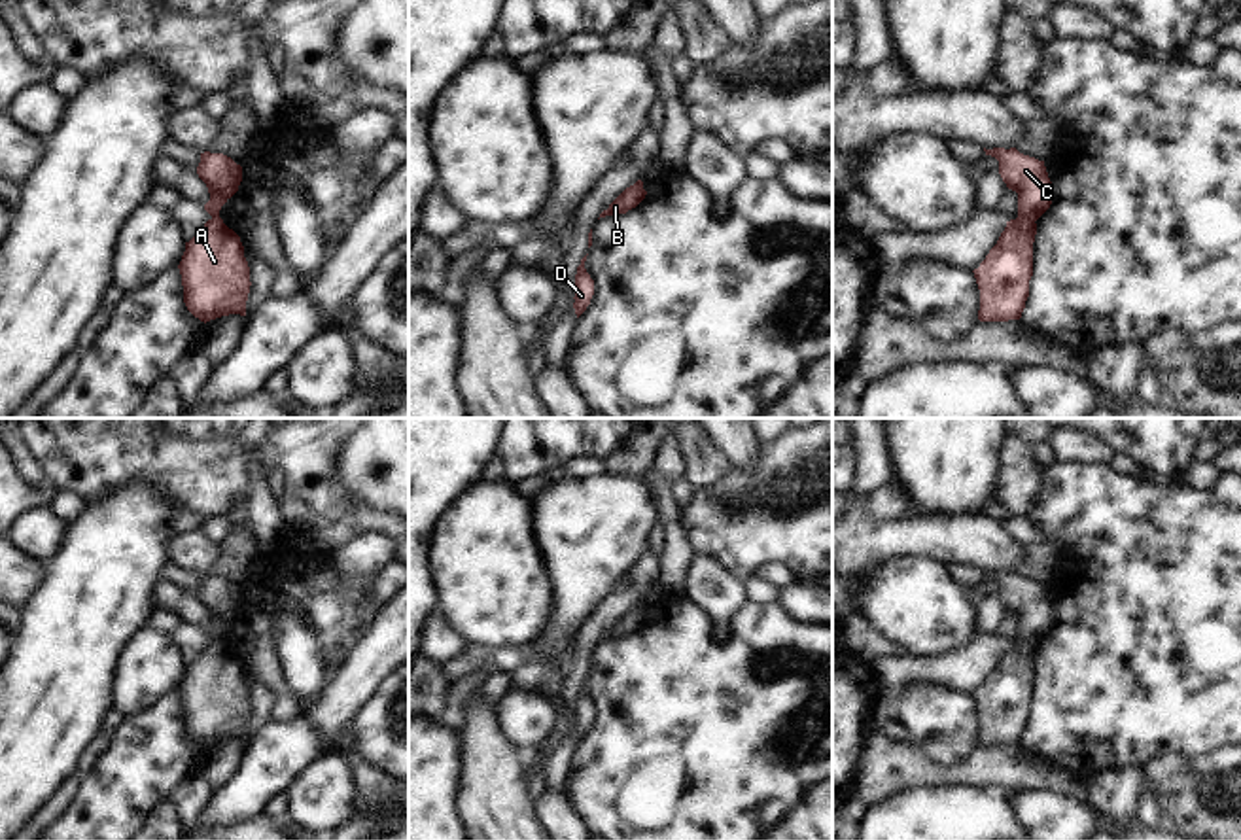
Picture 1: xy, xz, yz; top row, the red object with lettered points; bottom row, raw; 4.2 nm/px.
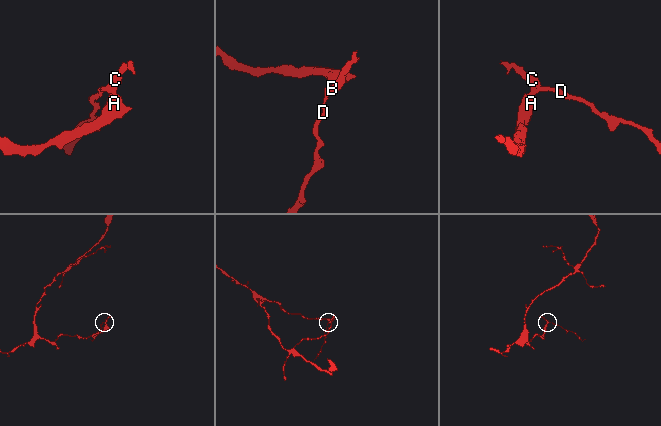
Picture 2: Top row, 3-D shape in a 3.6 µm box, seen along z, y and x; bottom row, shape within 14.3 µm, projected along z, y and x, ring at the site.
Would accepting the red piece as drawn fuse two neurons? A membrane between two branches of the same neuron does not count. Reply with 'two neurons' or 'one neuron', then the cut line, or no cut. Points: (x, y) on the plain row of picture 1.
two neurons; cut yz (1018, 638), (1033, 646)

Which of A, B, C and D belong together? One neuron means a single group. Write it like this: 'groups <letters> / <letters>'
groups A / B C D

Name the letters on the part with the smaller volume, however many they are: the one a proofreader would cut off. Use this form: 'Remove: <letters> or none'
Remove: B, C, D

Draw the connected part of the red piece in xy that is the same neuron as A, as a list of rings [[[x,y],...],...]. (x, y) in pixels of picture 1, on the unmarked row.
[[[219,639],[185,666],[178,689],[184,726],[201,745],[229,738],[246,740],[250,717],[250,691],[240,660]]]

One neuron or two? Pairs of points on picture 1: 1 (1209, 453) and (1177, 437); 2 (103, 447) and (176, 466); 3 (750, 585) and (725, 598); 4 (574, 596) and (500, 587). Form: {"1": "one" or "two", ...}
{"1": "two", "2": "one", "3": "two", "4": "two"}

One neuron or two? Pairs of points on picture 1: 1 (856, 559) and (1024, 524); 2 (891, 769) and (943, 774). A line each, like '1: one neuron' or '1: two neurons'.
1: two neurons
2: one neuron

